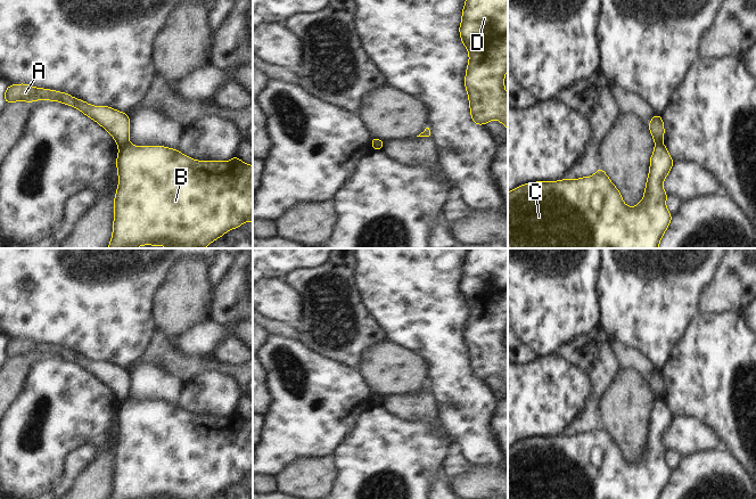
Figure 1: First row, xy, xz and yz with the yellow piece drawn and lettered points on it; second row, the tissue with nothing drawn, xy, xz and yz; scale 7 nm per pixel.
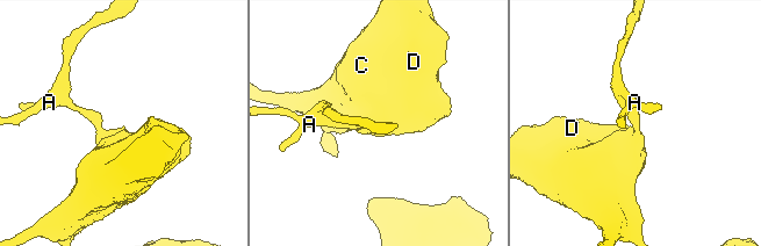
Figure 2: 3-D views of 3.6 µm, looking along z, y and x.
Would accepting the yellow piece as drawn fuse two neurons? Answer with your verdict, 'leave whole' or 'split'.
split

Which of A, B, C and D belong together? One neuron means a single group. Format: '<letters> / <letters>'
A / B C D

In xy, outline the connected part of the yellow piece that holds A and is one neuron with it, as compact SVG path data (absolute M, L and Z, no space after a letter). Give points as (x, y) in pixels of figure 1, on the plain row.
M25 338L11 340L5 346L5 355L7 359L14 357L33 358L35 355L46 354L50 357L60 357L68 361L73 361L84 368L88 373L94 375L113 391L118 403L129 398L130 373L126 368L122 368L108 361L92 361L84 355L71 352L66 347L34 343Z

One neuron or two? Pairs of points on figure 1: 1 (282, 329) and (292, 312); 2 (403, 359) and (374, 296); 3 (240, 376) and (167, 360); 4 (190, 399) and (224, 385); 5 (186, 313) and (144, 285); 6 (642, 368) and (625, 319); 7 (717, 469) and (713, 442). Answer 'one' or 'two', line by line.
1: two
2: two
3: one
4: one
5: two
6: two
7: two

